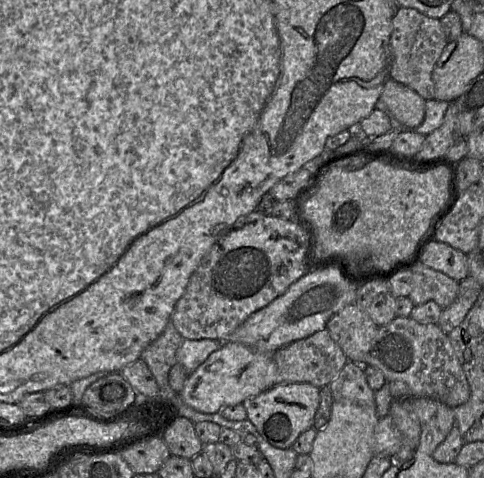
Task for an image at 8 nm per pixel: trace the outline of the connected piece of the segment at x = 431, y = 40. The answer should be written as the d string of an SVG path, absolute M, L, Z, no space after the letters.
M397 8L392 20L390 77L417 92L424 100L435 100L433 69L447 45L440 20L429 18L416 9Z

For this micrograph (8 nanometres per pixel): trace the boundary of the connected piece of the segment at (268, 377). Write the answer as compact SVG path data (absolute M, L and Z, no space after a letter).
M224 342L208 358L188 375L183 389L179 393L180 401L202 413L219 413L223 408L241 404L246 398L255 396L275 385L277 366L274 352L260 352L239 342Z

